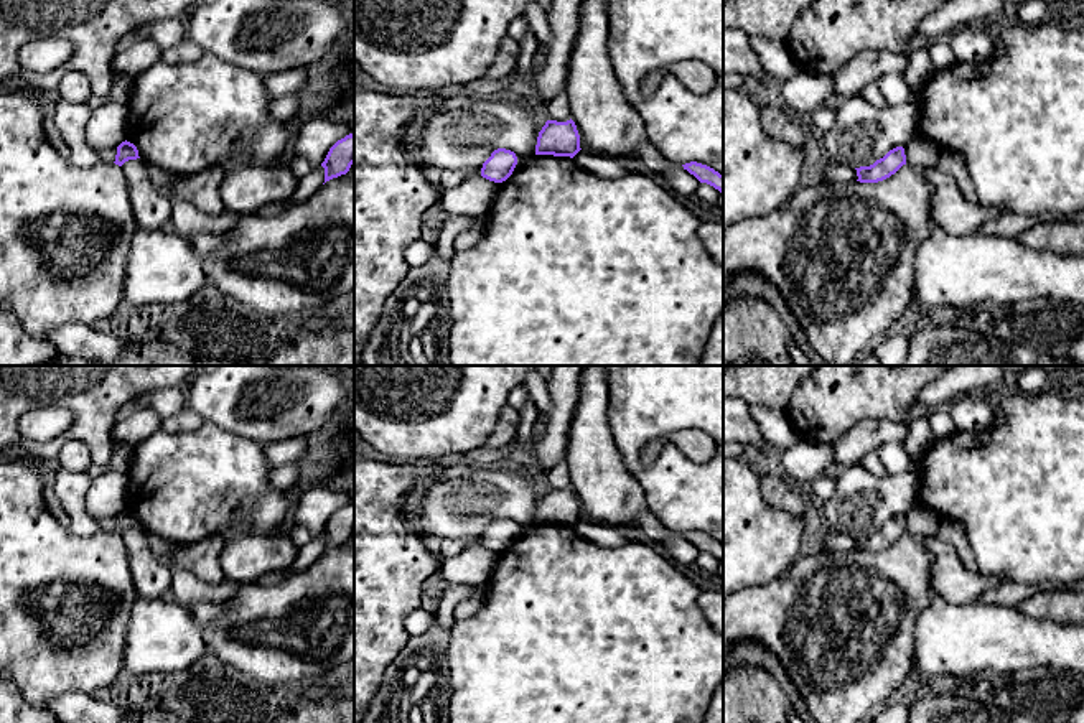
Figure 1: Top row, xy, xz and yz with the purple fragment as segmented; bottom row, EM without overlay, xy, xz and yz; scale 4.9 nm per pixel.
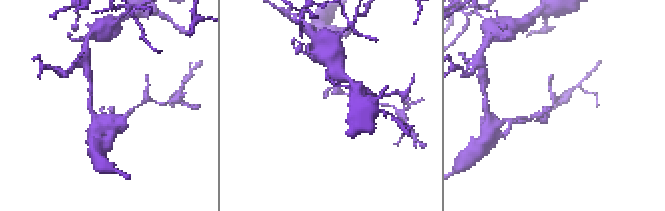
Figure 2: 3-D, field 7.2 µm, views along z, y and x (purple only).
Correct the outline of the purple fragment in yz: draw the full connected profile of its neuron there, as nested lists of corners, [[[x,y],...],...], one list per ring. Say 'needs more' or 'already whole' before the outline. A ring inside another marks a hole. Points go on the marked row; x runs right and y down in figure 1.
already whole; [[[903,147],[890,150],[883,158],[876,160],[870,166],[860,166],[857,176],[860,183],[878,183],[895,175],[903,165],[906,165],[906,155]]]

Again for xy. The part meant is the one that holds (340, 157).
already whole; [[[349,133],[338,140],[328,152],[321,166],[325,168],[325,183],[346,175],[354,163],[354,135]]]

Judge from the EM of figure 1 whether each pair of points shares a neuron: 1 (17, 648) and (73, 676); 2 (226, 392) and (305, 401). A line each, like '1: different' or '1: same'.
1: same
2: same

